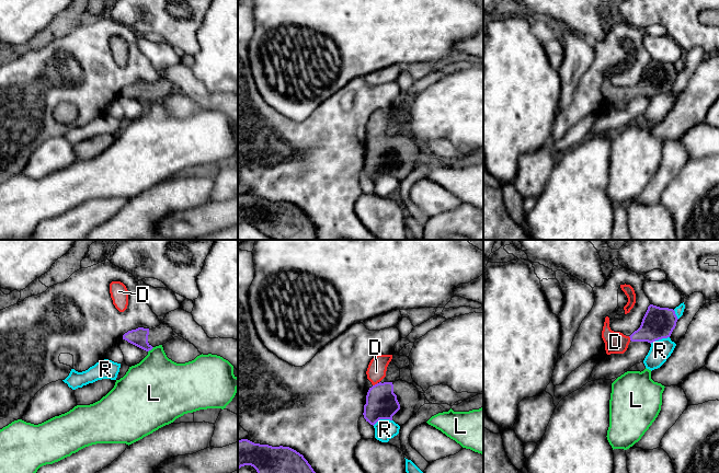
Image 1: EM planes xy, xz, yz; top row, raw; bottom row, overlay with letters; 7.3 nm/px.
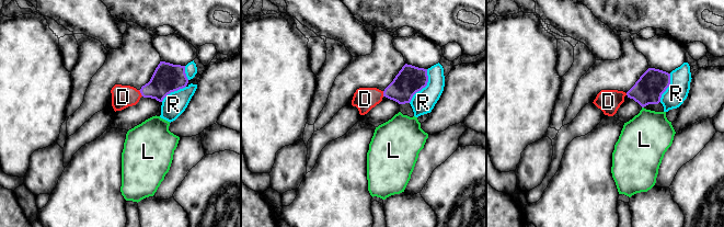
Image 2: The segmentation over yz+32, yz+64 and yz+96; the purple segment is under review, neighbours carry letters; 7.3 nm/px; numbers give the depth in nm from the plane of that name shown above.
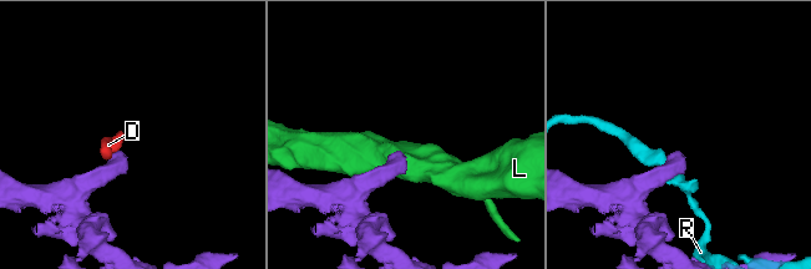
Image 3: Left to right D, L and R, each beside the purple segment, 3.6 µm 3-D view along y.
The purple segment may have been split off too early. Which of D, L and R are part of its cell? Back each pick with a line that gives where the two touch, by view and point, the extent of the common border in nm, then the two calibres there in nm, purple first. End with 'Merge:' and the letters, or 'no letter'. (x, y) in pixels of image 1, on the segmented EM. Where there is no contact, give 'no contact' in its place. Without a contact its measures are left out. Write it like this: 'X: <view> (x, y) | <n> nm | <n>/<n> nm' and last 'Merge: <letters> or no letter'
D: xz (375, 384) | 50 nm | 240/140 nm
Merge: D

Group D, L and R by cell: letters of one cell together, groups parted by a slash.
D / L / R

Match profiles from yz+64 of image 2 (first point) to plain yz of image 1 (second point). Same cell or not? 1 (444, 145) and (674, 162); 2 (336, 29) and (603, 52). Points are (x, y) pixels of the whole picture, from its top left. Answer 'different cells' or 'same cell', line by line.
1: same cell
2: different cells

